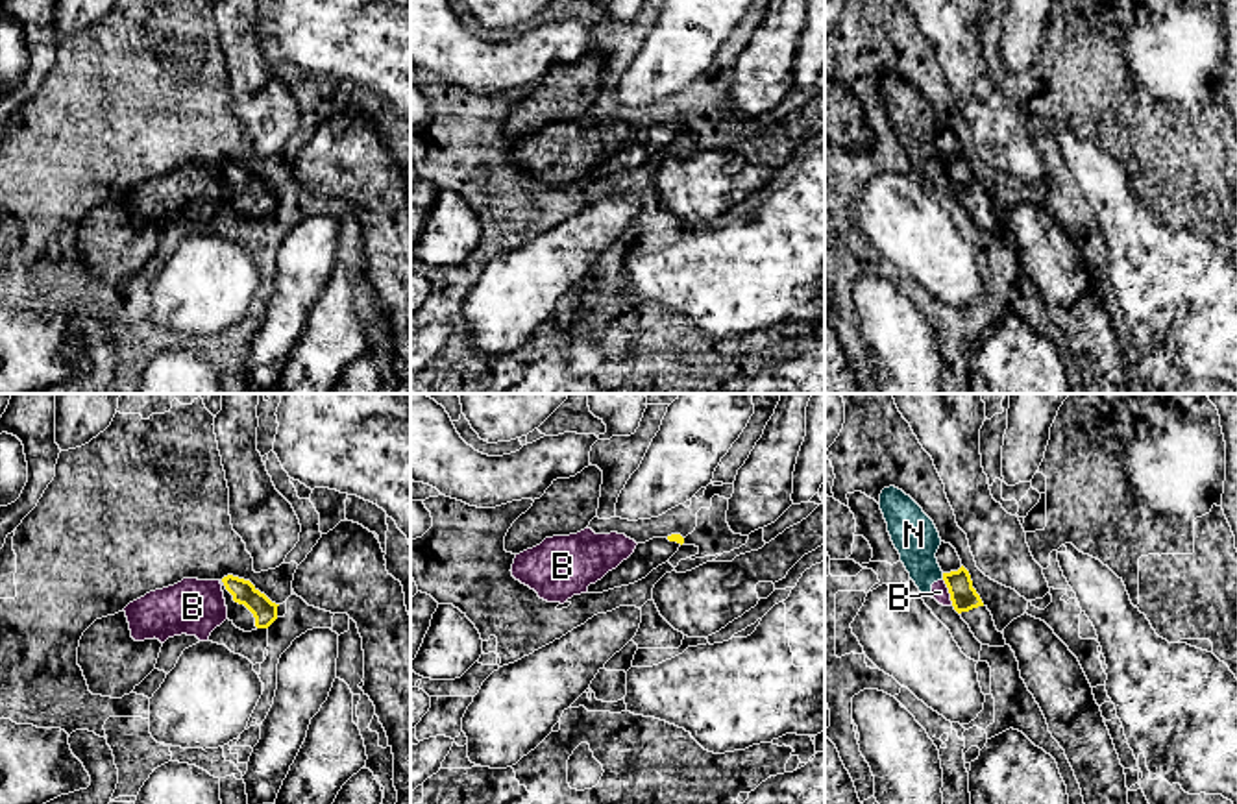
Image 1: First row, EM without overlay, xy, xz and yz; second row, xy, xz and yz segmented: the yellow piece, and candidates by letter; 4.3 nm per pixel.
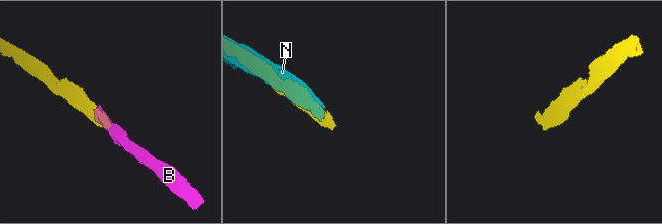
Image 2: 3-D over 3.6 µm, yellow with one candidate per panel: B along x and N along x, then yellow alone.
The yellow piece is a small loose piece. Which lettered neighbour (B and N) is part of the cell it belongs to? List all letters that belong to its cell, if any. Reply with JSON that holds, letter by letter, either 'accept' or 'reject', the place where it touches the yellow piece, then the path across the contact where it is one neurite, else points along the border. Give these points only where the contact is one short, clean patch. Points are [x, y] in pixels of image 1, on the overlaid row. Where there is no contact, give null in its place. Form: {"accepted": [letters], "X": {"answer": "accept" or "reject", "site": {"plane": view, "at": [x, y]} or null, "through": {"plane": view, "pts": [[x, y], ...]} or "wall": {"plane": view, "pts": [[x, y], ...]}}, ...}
{"accepted": [], "B": {"answer": "reject", "site": {"plane": "yz", "at": [949, 592]}, "wall": {"plane": "yz", "pts": [[943, 579], [953, 603]]}}, "N": {"answer": "reject", "site": {"plane": "yz", "at": [943, 577]}}}

